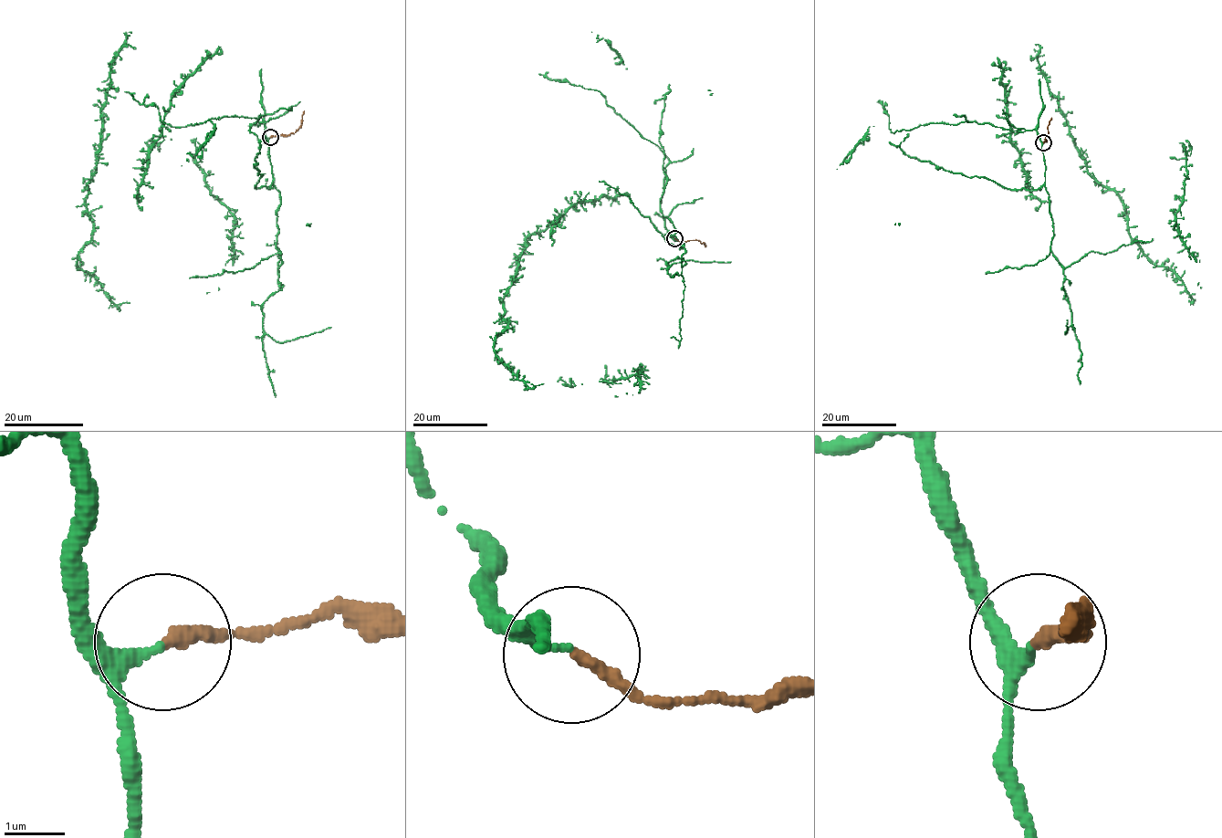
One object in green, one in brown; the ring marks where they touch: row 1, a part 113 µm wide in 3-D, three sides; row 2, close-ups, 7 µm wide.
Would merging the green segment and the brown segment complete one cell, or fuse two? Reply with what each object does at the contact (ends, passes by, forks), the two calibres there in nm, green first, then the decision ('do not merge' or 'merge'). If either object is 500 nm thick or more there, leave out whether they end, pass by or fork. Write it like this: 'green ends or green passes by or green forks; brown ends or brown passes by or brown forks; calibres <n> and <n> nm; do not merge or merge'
green ends; brown ends; calibres 190 and 200 nm; merge

